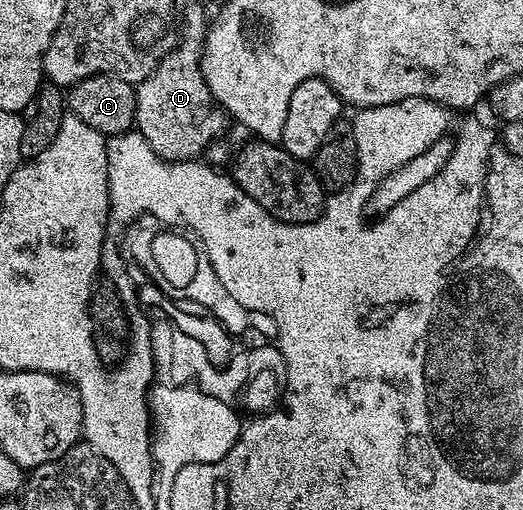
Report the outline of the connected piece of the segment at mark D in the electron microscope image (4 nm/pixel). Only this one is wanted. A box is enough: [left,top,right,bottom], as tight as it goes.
[135,39,226,160]

